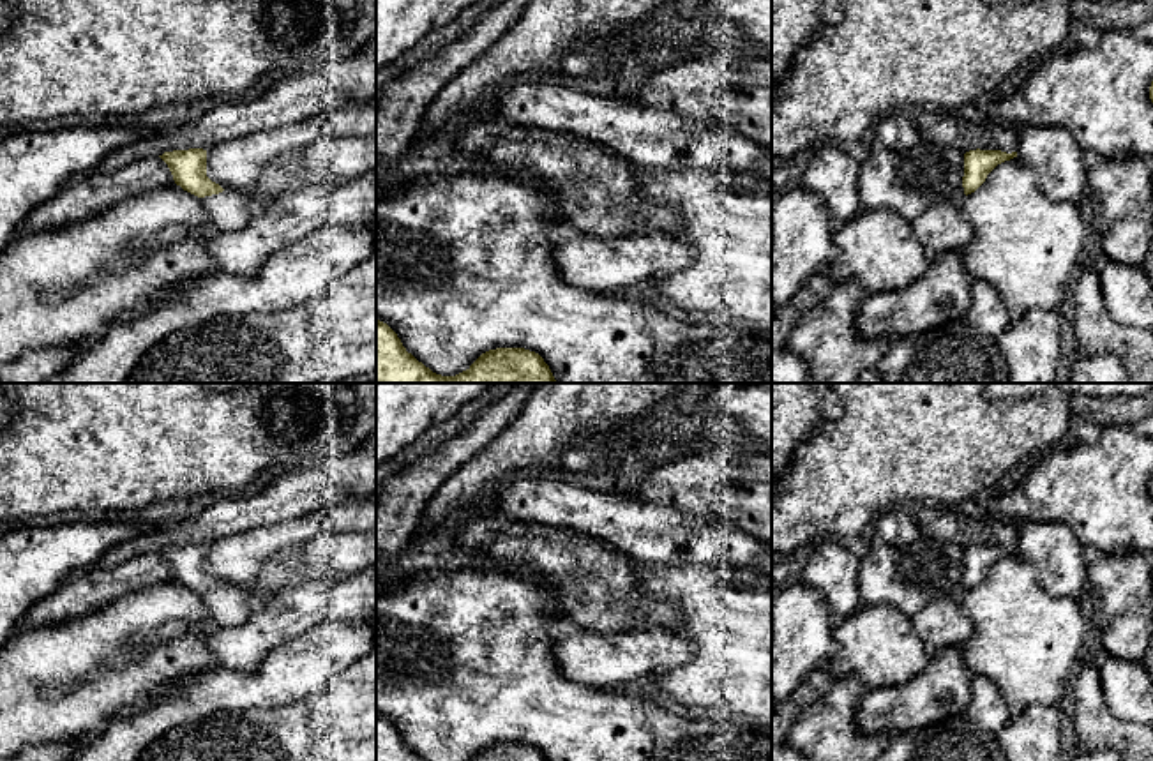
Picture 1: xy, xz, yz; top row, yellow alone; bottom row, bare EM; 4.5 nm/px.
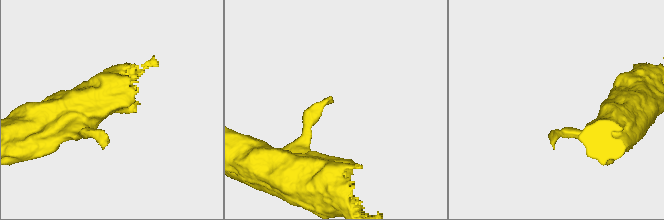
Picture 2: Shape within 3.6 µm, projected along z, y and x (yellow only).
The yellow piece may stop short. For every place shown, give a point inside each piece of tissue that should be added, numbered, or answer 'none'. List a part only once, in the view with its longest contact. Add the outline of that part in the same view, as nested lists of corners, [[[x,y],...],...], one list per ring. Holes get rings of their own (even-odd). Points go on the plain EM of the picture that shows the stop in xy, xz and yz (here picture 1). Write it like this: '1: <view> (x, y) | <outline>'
1: xy (228, 606) | [[[222,583],[219,590],[200,593],[205,600],[215,629],[244,625],[254,609],[251,607],[245,590]]]

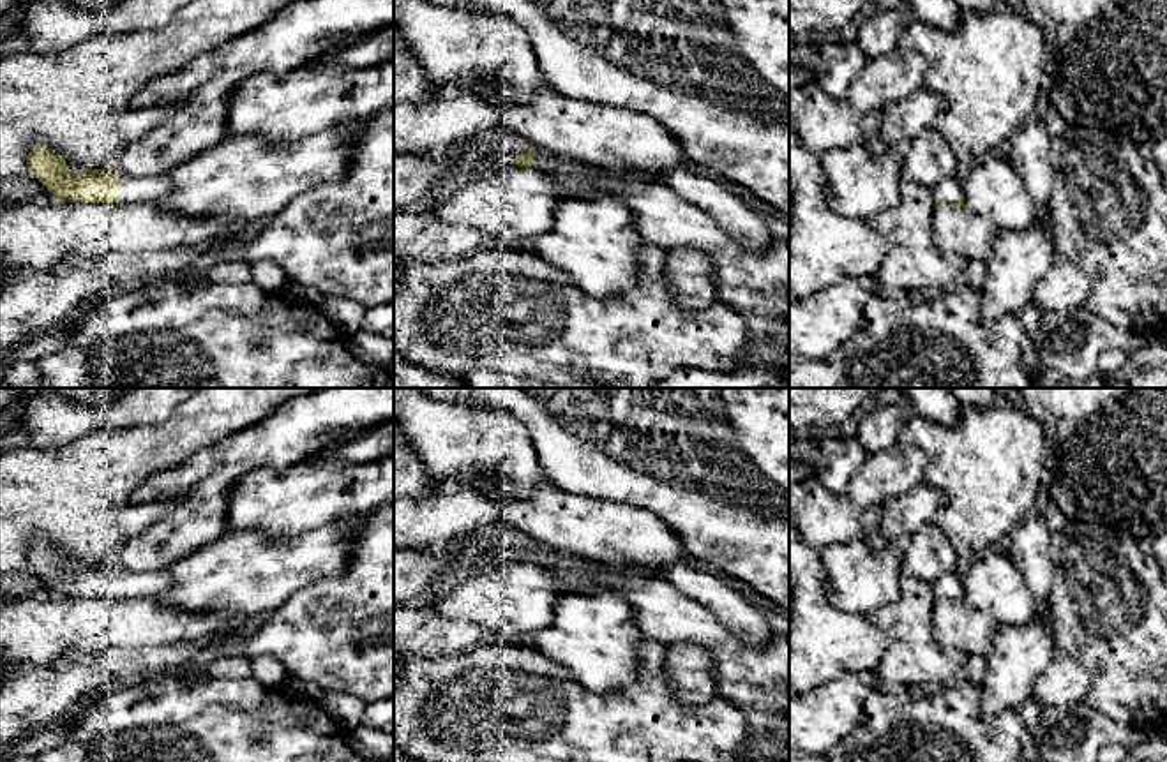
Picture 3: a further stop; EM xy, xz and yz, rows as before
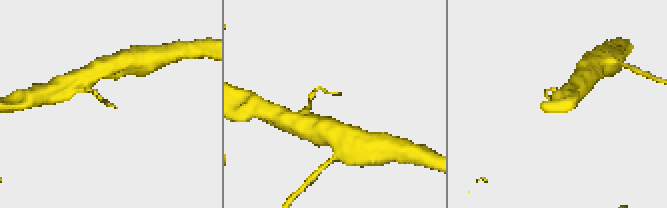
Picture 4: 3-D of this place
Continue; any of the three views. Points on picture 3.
1: xy (154, 584) | [[[120,570],[120,598],[157,598],[164,594],[171,586],[168,570],[152,573],[131,573]]]

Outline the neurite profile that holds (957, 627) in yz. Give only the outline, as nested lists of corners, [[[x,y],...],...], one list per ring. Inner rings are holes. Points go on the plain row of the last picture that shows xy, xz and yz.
[[[936,598],[934,601],[934,637],[946,651],[987,656],[996,626],[989,616],[973,609],[966,600]]]

